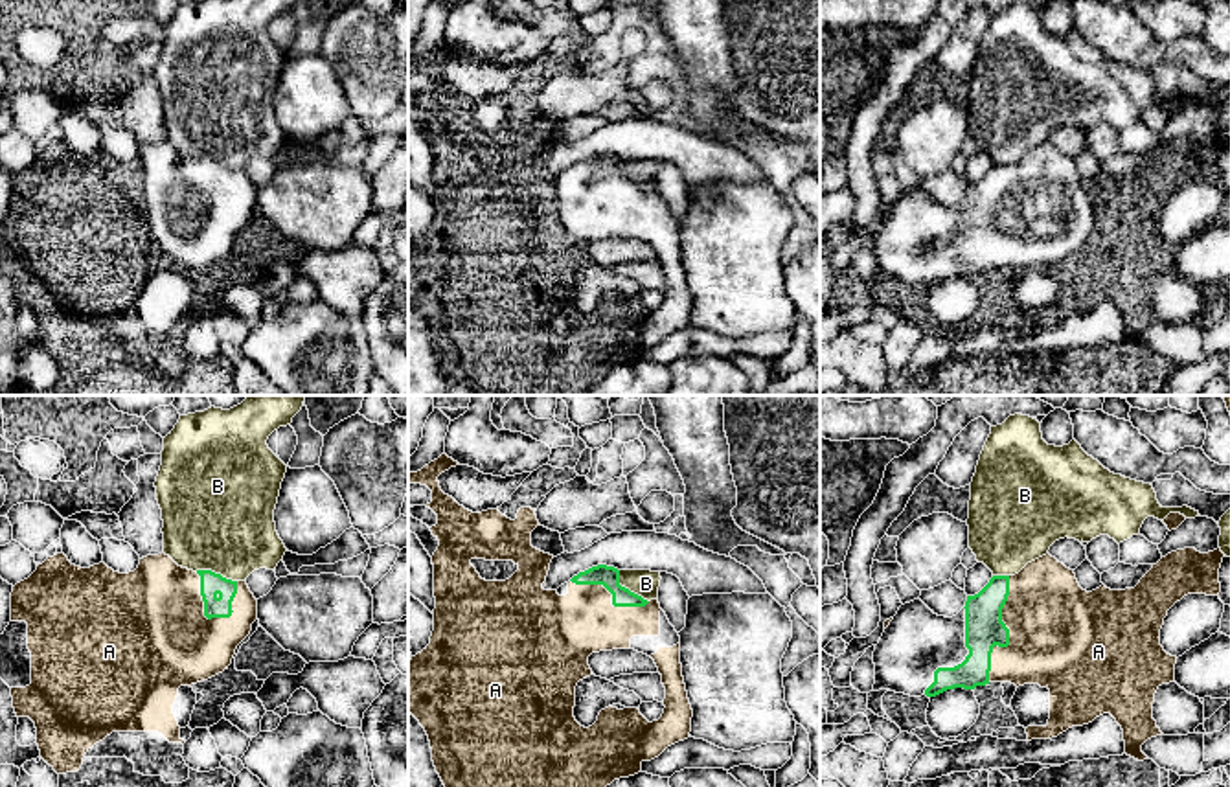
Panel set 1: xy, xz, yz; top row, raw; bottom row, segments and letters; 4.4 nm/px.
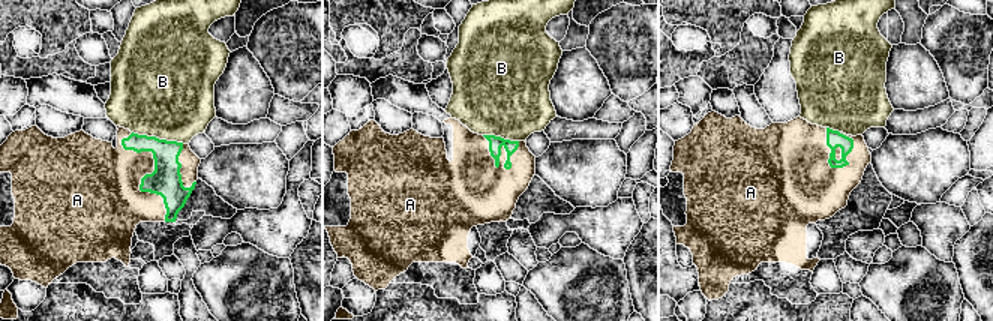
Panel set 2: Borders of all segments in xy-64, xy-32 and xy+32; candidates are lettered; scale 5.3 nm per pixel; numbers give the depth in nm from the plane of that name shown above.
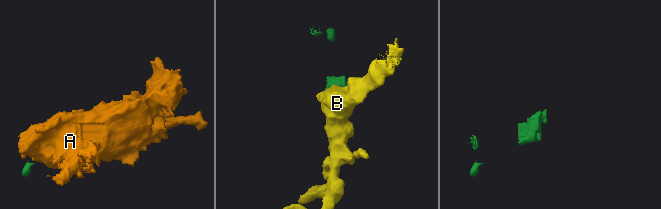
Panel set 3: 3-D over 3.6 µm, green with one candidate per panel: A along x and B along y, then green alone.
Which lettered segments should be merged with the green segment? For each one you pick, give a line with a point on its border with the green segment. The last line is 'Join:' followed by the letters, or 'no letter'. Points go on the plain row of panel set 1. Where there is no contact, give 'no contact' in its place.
Join: no letter

